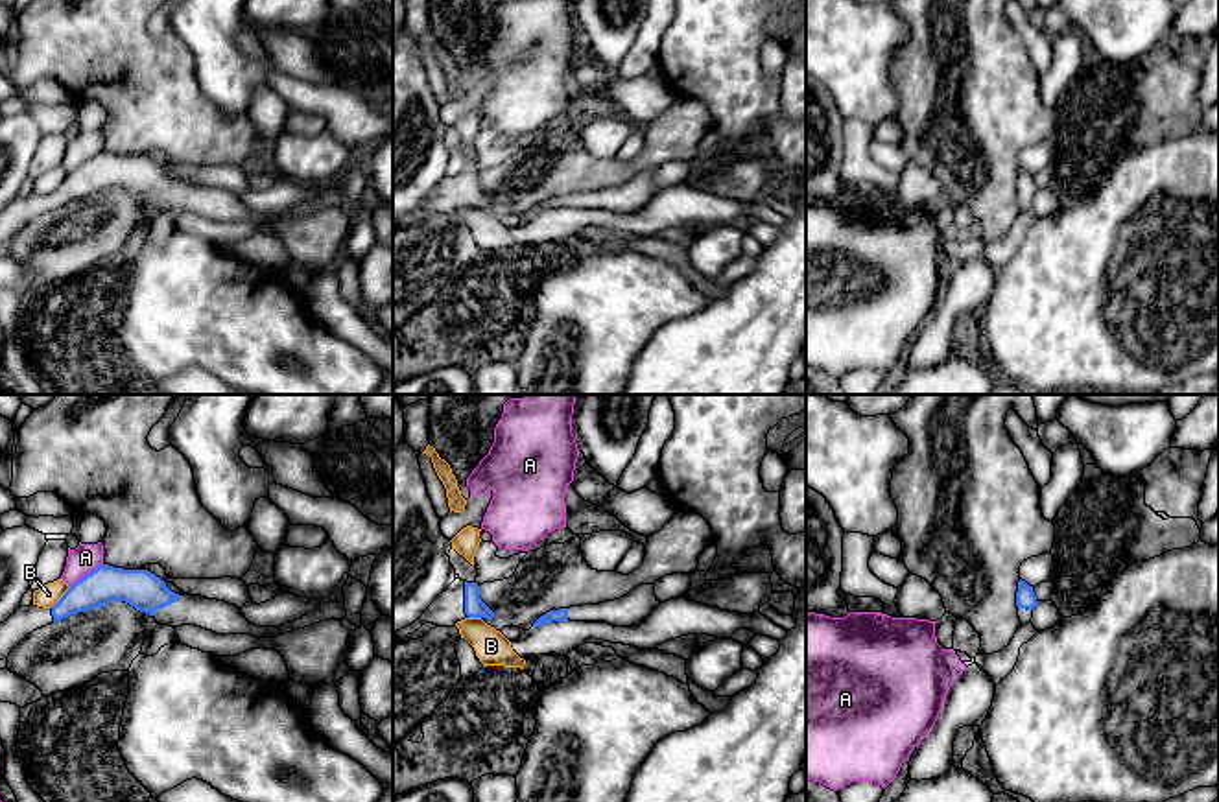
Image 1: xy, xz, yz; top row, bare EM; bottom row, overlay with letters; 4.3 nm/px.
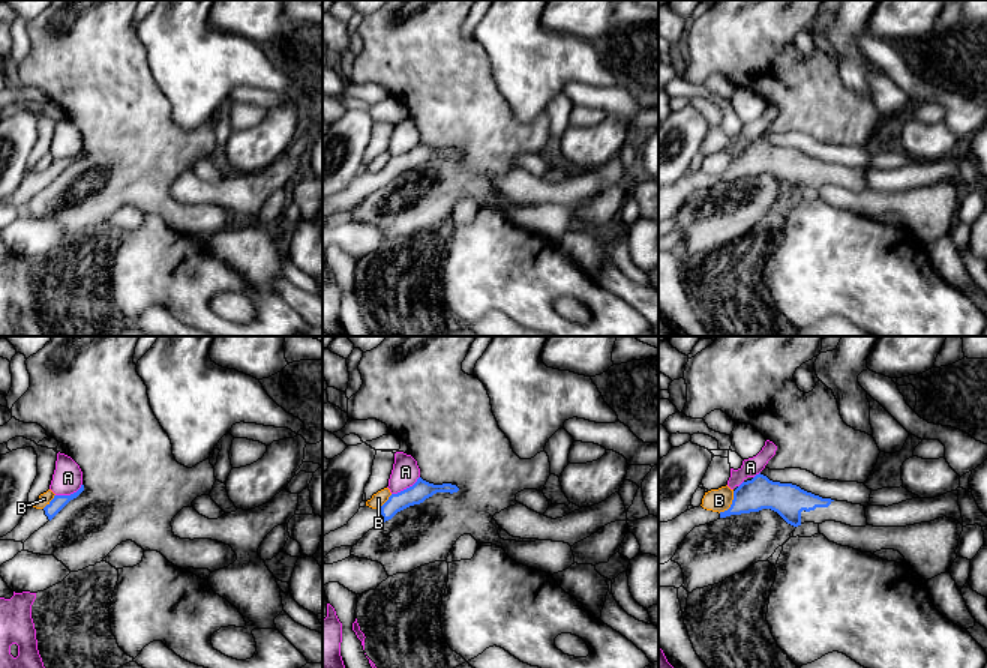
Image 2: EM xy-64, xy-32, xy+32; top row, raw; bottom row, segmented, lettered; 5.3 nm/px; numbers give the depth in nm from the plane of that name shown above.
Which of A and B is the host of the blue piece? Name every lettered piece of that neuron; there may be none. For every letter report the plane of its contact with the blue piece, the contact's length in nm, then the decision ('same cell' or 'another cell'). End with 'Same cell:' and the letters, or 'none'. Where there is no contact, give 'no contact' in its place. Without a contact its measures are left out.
A: contact in xy; length 180 nm; another cell
B: contact in xy; length 140 nm; another cell
Same cell: none

